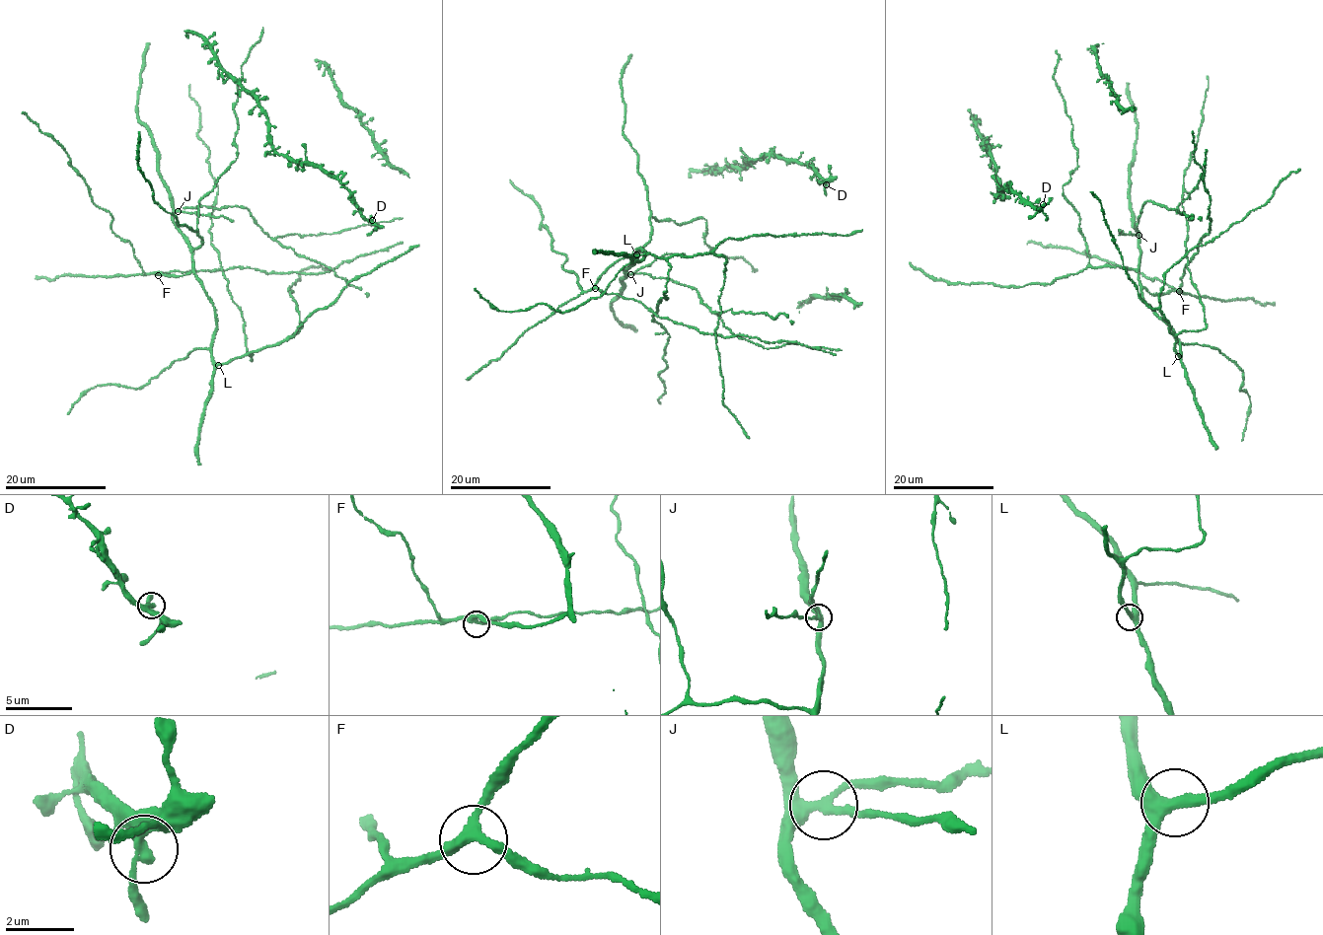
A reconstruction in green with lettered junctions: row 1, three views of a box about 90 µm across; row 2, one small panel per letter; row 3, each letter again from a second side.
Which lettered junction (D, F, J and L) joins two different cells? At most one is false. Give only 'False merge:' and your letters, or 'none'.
False merge: J

